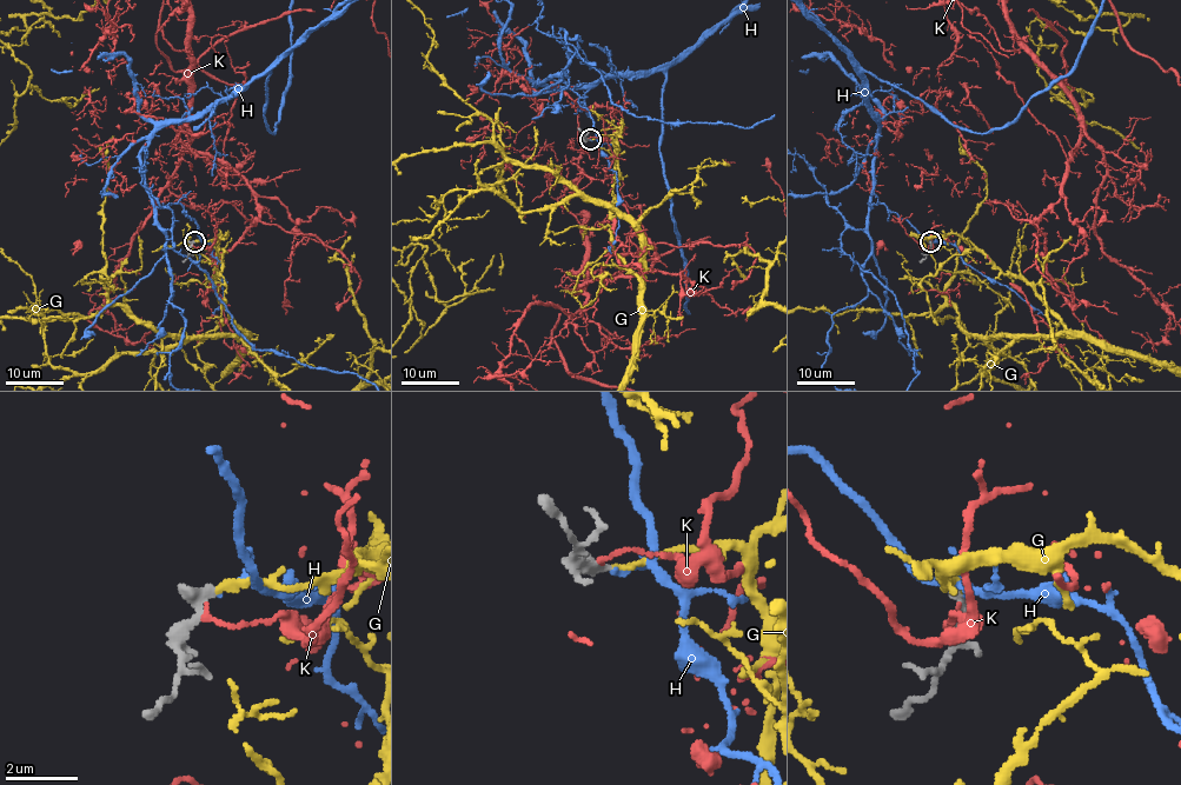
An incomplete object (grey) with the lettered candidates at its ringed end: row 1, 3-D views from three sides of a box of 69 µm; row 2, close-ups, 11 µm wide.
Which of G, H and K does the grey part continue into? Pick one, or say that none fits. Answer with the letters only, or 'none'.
G

